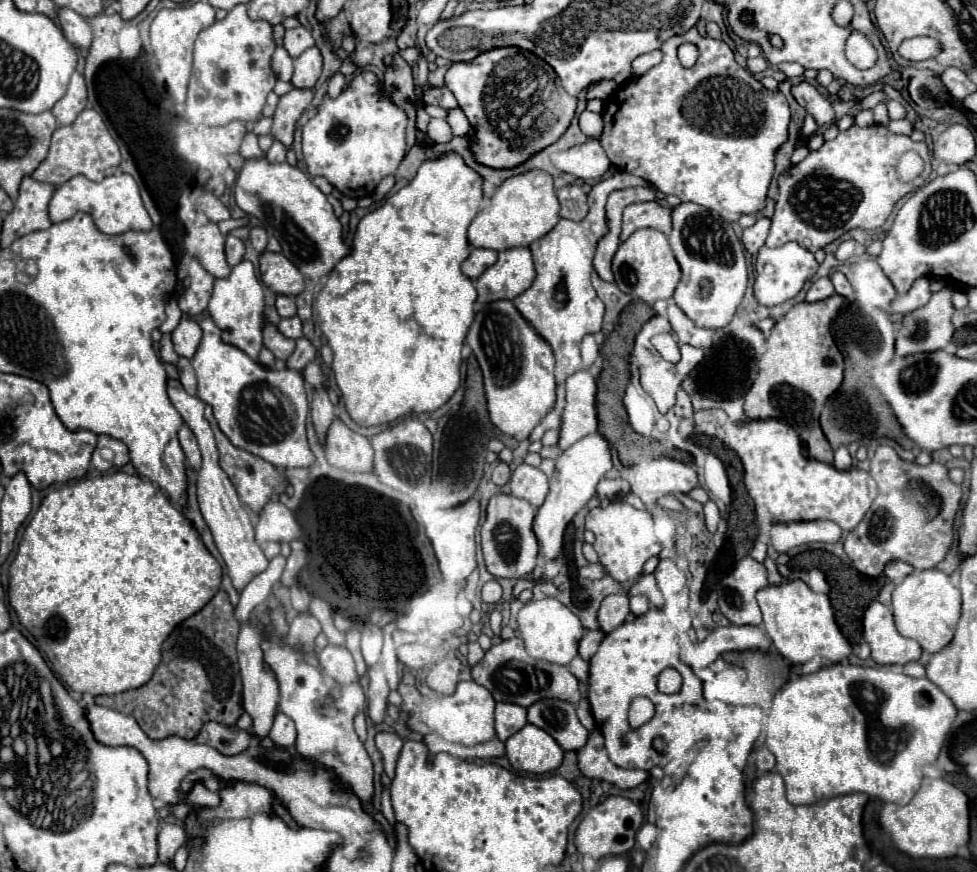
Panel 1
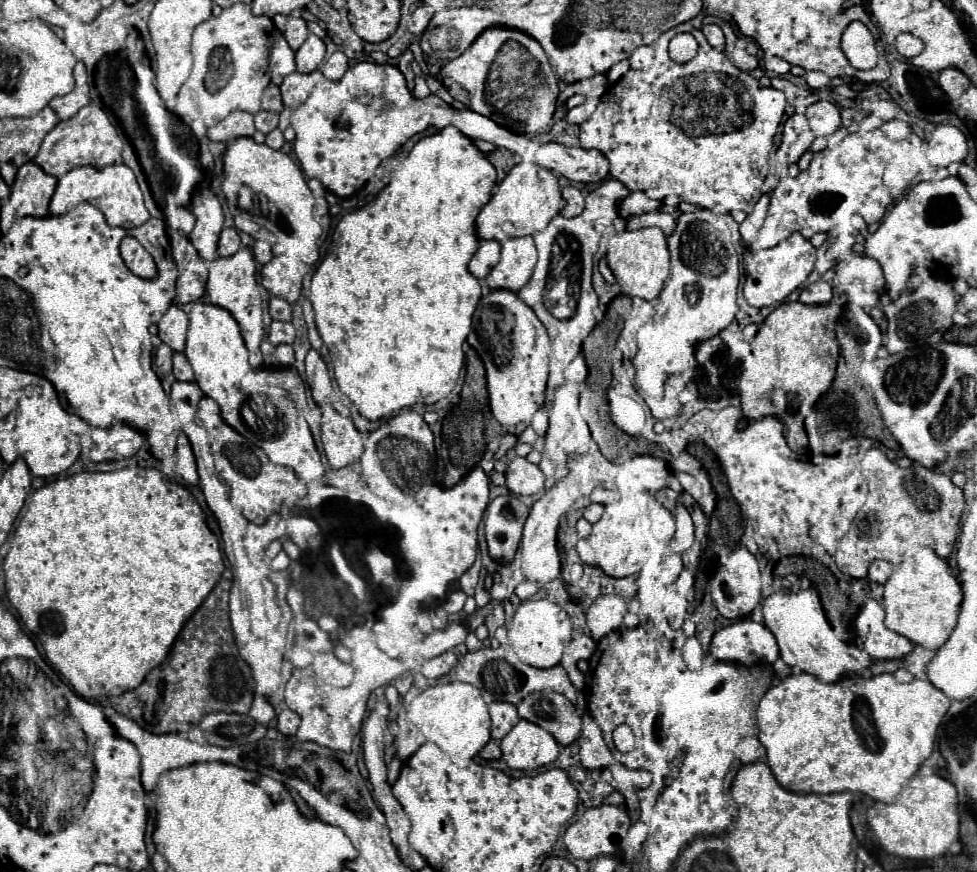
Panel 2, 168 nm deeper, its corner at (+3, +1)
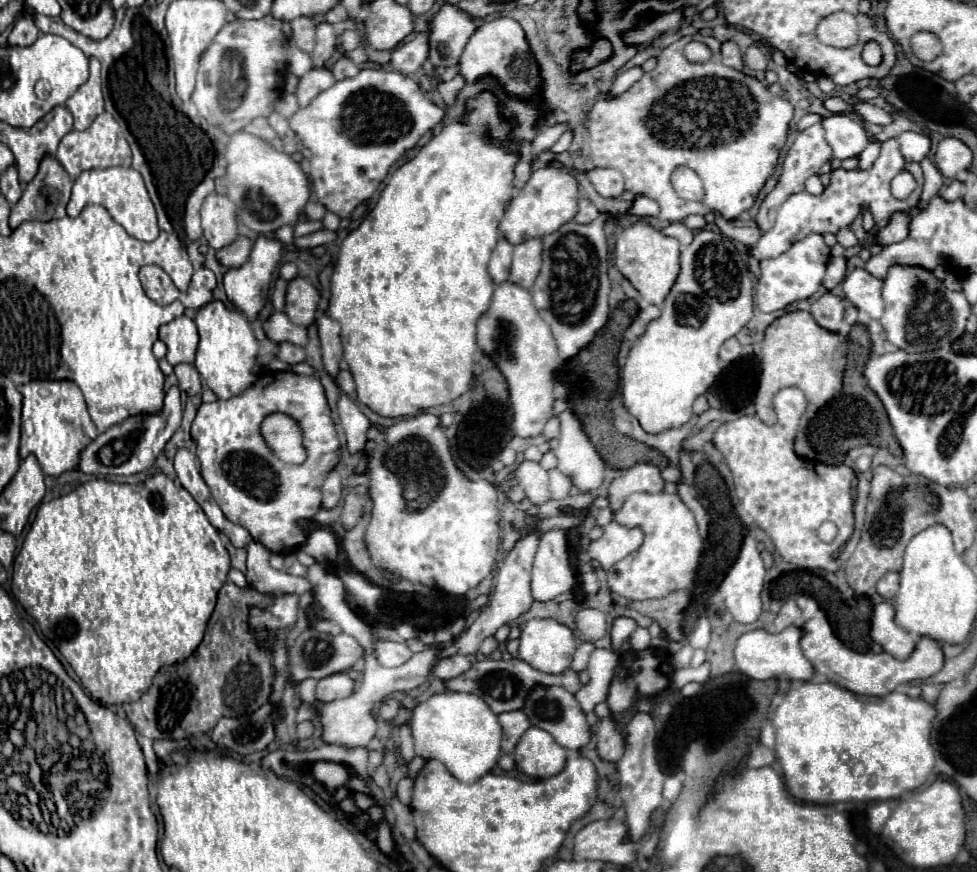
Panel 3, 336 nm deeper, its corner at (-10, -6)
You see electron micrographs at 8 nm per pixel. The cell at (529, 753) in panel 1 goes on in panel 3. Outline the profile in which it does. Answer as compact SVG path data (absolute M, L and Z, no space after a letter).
M530 726L514 750L514 760L524 774L548 778L564 768L566 748L562 748L546 730Z

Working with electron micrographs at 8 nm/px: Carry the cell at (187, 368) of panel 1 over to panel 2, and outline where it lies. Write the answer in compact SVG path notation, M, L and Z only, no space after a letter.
M173 353L173 375L177 381L193 381L193 369L183 353Z

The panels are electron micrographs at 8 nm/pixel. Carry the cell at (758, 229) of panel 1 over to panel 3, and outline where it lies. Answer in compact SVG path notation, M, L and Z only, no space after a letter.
M814 124L814 126L802 130L802 132L796 136L792 148L788 150L788 154L786 154L786 158L784 158L784 168L782 168L782 174L780 174L780 180L778 180L776 188L774 188L774 190L764 198L764 202L760 204L760 210L758 210L758 216L756 216L756 224L758 224L758 228L760 228L762 232L768 232L768 230L772 228L774 218L776 218L776 212L778 212L778 208L784 204L784 200L788 200L788 196L792 196L794 192L804 190L806 178L810 178L812 174L818 174L820 166L822 166L826 160L830 160L830 158L832 158L832 148L828 148L828 144L826 144L826 140L824 140L824 128L822 128L822 124Z

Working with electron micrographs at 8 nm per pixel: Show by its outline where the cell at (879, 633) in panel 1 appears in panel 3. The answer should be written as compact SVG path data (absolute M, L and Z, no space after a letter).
M892 602L876 604L874 606L874 616L872 616L870 636L890 656L894 656L896 660L906 660L916 648L916 638L910 632L904 632L894 622L894 614L896 612L894 612Z

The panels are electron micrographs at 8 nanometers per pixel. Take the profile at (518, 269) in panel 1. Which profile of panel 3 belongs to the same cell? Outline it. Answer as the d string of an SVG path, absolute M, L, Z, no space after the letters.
M532 238L530 242L522 242L514 248L508 282L530 290L536 276L540 274L540 268L542 268L542 240Z

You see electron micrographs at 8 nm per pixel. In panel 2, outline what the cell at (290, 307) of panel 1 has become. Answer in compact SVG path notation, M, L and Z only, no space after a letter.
M273 297L273 299L271 299L269 313L271 313L273 319L279 319L279 321L283 321L283 323L293 319L293 317L291 317L291 305L289 305L285 299L281 299L281 297Z

